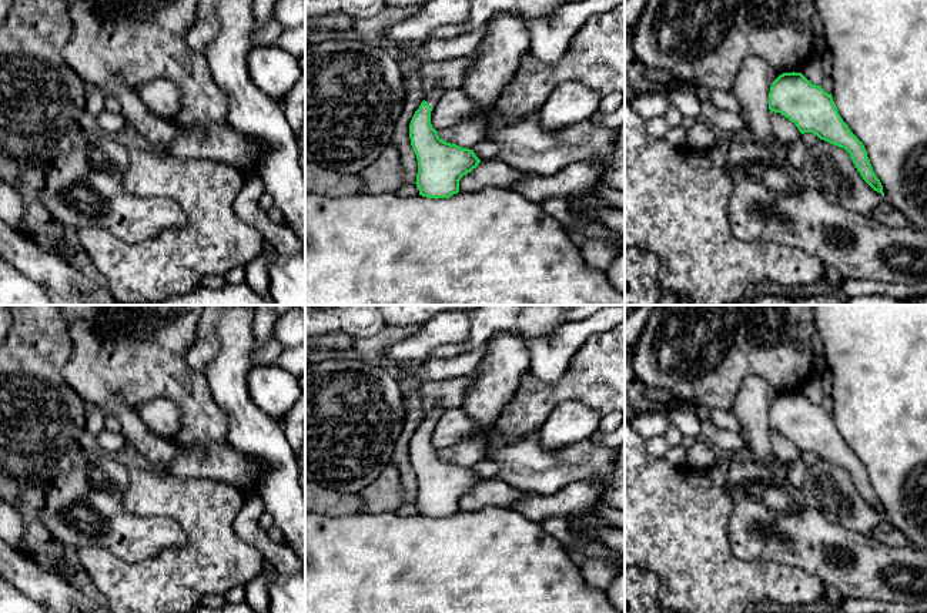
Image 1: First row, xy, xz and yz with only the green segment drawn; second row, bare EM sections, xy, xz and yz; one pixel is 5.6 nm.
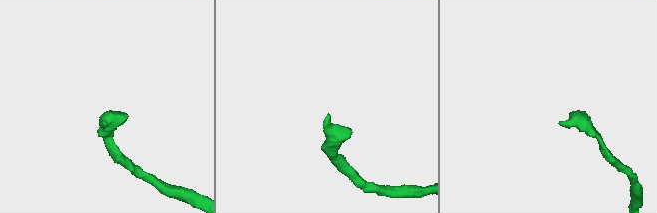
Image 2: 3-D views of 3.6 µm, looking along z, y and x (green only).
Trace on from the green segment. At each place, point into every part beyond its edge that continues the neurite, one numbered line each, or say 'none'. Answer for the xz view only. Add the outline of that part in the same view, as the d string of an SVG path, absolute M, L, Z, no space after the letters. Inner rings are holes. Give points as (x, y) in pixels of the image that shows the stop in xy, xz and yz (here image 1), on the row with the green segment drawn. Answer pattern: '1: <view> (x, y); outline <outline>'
1: xz (434, 96); outline M436 88L435 91L432 91L426 98L425 101L434 107L436 104L436 100L442 96L441 90Z

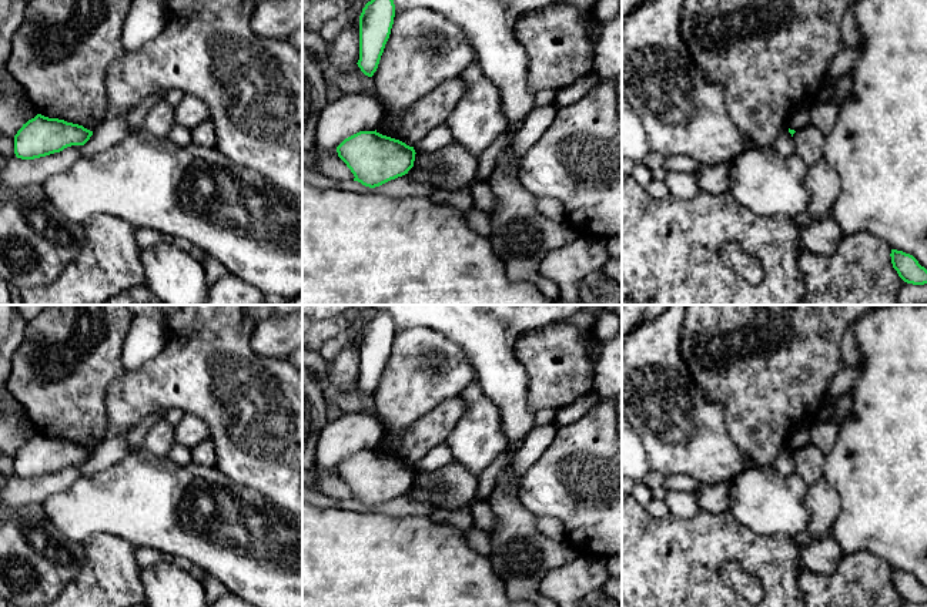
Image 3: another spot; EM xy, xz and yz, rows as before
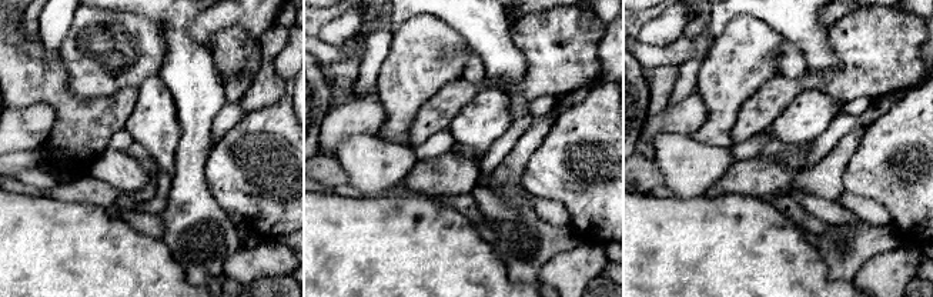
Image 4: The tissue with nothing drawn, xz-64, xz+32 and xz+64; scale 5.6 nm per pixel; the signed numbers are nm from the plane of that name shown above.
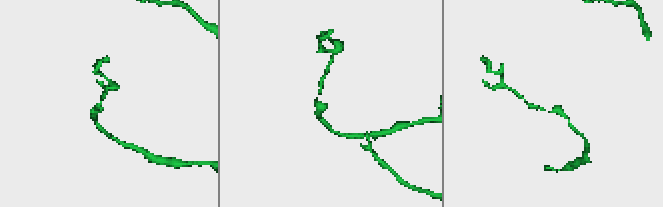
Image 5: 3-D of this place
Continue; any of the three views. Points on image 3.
none

